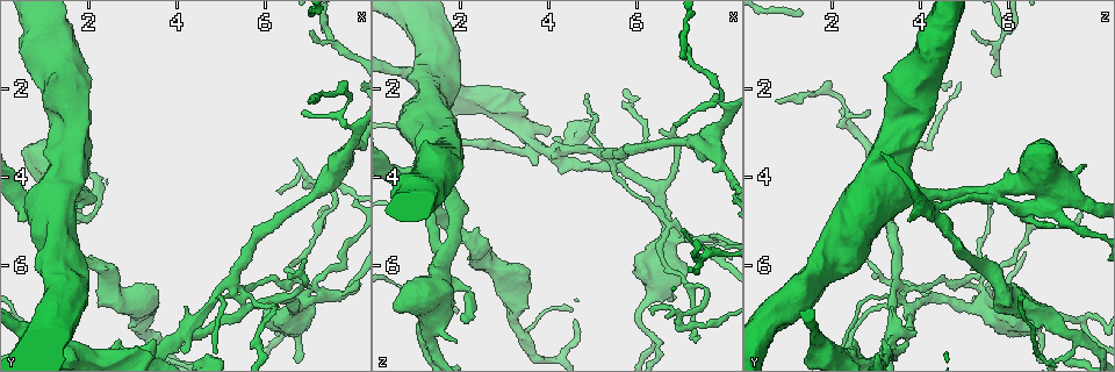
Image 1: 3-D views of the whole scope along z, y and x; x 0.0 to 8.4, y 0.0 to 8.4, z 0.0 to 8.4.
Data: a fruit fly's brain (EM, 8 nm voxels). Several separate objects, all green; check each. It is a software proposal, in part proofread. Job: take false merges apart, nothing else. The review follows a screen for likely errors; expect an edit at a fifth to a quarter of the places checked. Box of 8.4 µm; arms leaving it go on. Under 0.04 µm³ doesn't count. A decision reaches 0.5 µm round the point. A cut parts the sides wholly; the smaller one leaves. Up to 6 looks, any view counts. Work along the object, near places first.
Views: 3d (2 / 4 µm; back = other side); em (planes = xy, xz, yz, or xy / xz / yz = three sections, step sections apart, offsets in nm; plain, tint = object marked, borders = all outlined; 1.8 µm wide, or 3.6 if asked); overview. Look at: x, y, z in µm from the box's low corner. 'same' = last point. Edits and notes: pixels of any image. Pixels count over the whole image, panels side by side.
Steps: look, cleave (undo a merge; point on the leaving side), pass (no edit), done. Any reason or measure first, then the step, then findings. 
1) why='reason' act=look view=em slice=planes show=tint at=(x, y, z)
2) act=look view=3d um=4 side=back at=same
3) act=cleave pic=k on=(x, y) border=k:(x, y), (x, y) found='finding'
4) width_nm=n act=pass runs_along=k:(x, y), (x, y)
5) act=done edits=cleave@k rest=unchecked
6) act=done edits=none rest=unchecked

why='sharp bend' act=look view=3d um=2 at=(7.50, 4.55, 6.50)

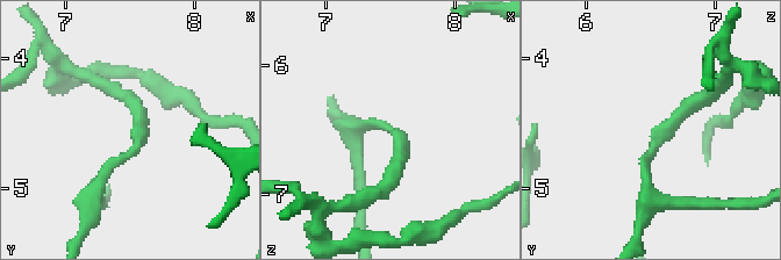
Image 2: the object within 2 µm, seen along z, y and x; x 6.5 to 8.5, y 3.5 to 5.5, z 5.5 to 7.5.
act=look view=em slice=planes show=tint at=(7.58, 4.58, 6.56)

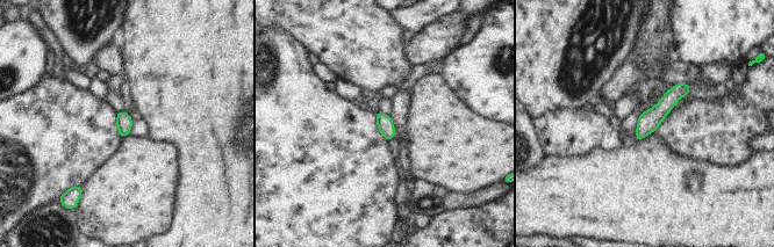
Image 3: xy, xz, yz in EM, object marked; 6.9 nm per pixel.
act=pass found='one cell here'

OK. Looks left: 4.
why='abrupt turn' act=look view=em slice=planes show=tint at=(1.80, 4.40, 5.60)

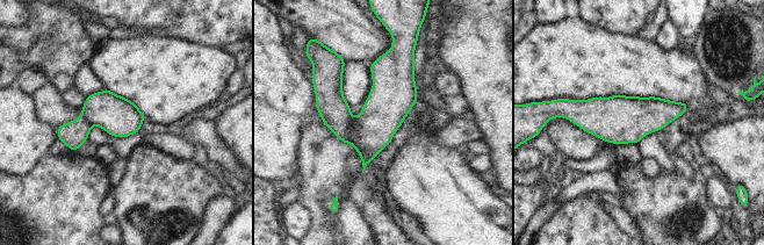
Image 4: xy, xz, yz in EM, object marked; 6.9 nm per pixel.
act=pass found='one cell here'

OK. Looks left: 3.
why='two arms at a narrow angle' act=look view=3d um=4 side=back at=(4.15, 7.50, 3.55)

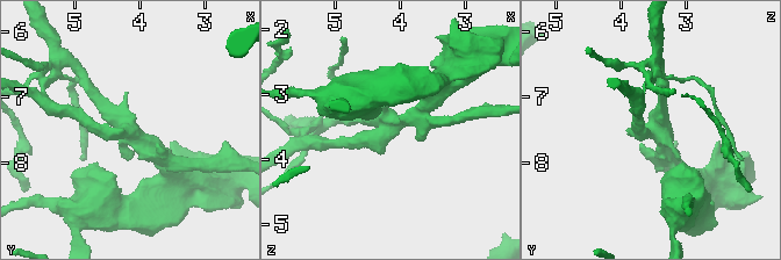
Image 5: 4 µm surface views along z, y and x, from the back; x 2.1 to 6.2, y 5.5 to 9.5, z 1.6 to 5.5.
why='shape alone is not enough' act=look view=em slice=xy step=8 show=tint at=(4.15, 7.50, 3.55)

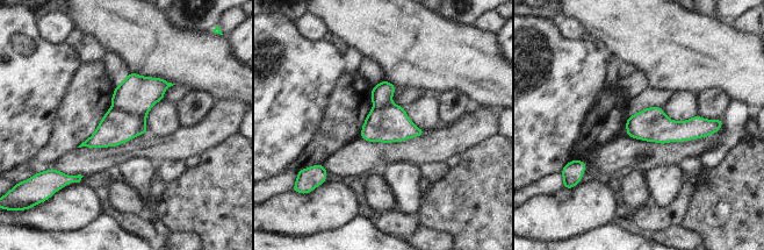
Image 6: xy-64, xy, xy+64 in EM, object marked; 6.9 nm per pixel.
act=look view=em slice=planes show=tint at=same

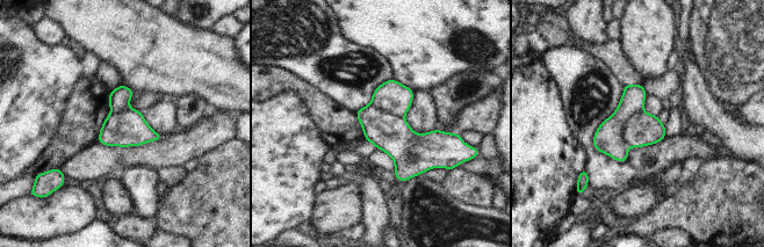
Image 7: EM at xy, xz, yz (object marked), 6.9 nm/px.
act=cleave pic=7 on=(608, 138) border=7:(642, 109), (625, 124), (627, 145) found='a second cell is stuck on'

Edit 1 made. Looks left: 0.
act=done edits=cleave@7 rest=unchecked

